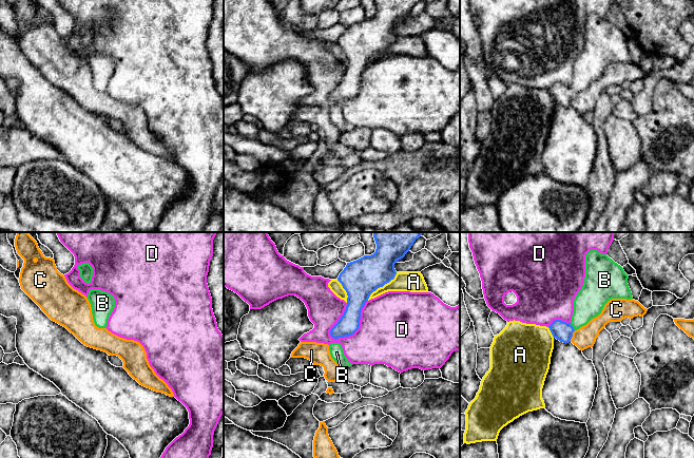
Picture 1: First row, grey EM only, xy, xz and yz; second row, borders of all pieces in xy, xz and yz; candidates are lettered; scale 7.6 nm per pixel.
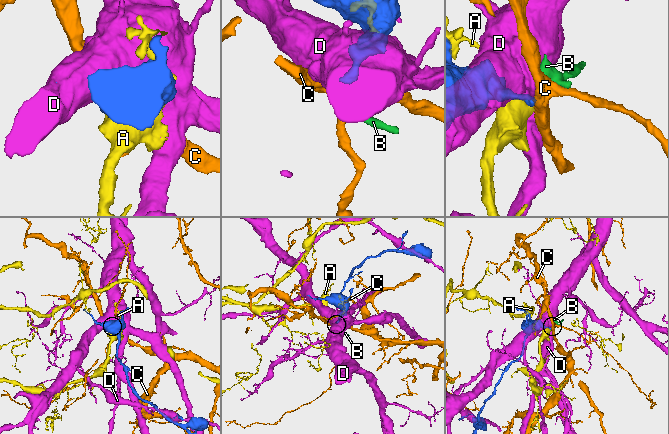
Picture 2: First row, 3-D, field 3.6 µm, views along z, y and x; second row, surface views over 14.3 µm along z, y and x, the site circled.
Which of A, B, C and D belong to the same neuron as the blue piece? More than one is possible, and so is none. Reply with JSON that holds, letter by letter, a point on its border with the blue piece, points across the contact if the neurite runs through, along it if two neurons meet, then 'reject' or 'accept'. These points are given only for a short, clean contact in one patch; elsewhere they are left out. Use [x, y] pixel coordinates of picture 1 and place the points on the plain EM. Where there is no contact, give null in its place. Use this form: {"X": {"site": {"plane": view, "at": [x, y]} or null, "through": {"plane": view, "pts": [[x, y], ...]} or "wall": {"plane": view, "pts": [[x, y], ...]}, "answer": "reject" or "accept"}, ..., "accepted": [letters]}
{"A": {"site": {"plane": "xz", "at": [382, 50]}, "answer": "reject"}, "B": {"site": {"plane": "yz", "at": [572, 90]}, "through": {"plane": "yz", "pts": [[561, 94], [572, 90], [581, 80], [589, 67]]}, "answer": "accept"}, "C": {"site": {"plane": "yz", "at": [572, 99]}, "wall": {"plane": "yz", "pts": [[575, 94], [570, 105]]}, "answer": "reject"}, "D": {"site": {"plane": "xz", "at": [359, 90]}, "answer": "reject"}, "accepted": ["B"]}

